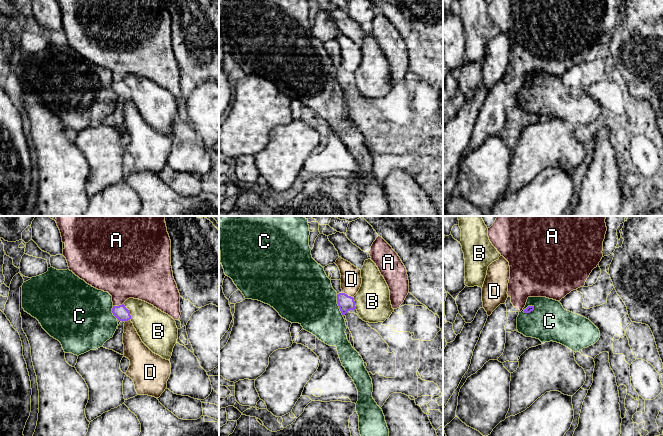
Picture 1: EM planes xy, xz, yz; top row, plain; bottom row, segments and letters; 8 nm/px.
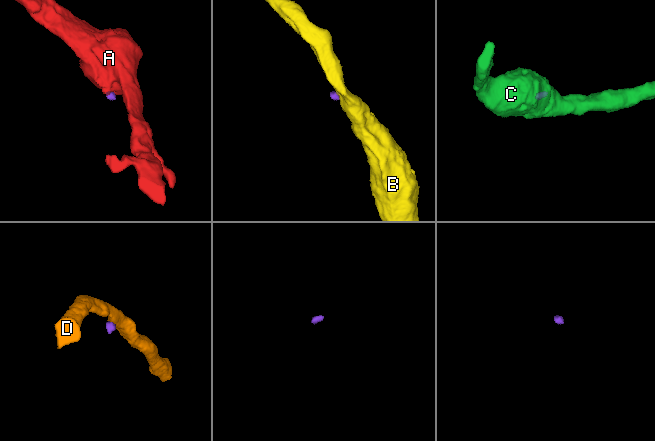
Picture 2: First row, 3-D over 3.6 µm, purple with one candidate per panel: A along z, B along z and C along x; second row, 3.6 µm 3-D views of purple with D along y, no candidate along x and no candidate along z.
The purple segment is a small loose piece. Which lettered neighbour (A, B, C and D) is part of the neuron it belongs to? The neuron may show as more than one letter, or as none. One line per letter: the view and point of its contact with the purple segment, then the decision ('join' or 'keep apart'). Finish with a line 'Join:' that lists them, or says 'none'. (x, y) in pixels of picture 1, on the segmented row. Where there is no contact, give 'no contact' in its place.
A: meets purple in xy at (119, 305); join
B: meets purple in xy at (129, 312); keep apart
C: meets purple in xz at (338, 305); keep apart
D: meets purple in xz at (346, 294); keep apart
Join: A

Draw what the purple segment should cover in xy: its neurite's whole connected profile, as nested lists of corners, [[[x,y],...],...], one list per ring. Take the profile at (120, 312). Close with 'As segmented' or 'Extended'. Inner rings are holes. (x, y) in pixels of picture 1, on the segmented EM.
[[[55,216],[57,226],[60,230],[62,242],[65,244],[63,256],[66,258],[69,270],[80,279],[84,280],[92,287],[108,292],[112,296],[113,308],[112,313],[119,321],[128,321],[131,319],[129,310],[125,307],[124,302],[129,298],[145,301],[162,312],[171,316],[174,320],[180,318],[180,293],[173,277],[171,266],[171,240],[167,232],[165,216]]]. Extended

